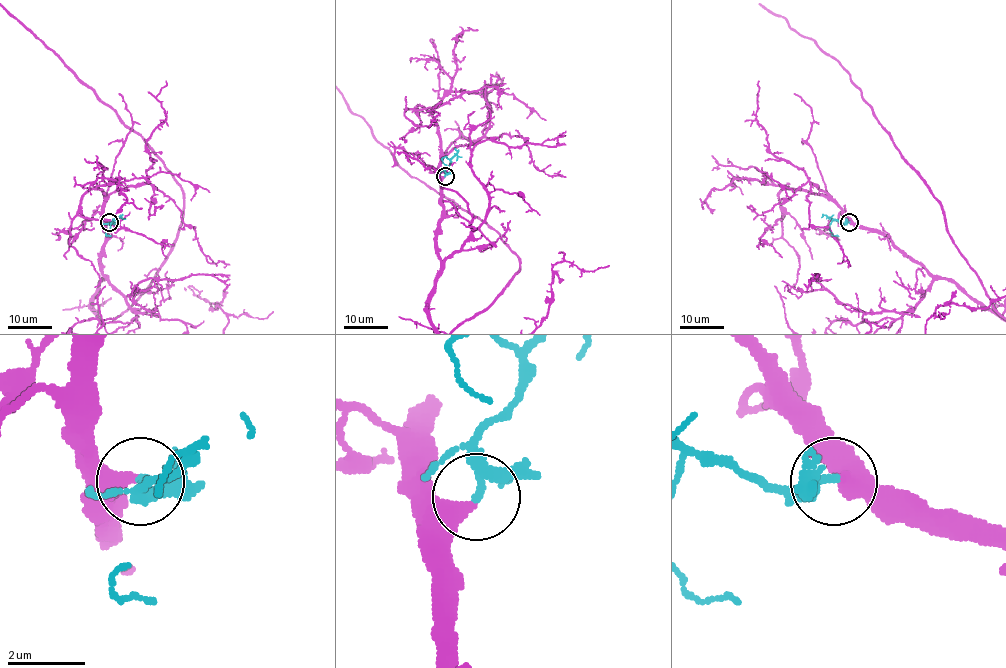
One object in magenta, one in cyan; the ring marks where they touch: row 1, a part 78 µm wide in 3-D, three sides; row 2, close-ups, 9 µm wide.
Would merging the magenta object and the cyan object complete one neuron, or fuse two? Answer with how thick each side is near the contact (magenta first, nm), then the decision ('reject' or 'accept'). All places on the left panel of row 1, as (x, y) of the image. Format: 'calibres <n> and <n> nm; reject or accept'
calibres 480 and 190 nm; accept

